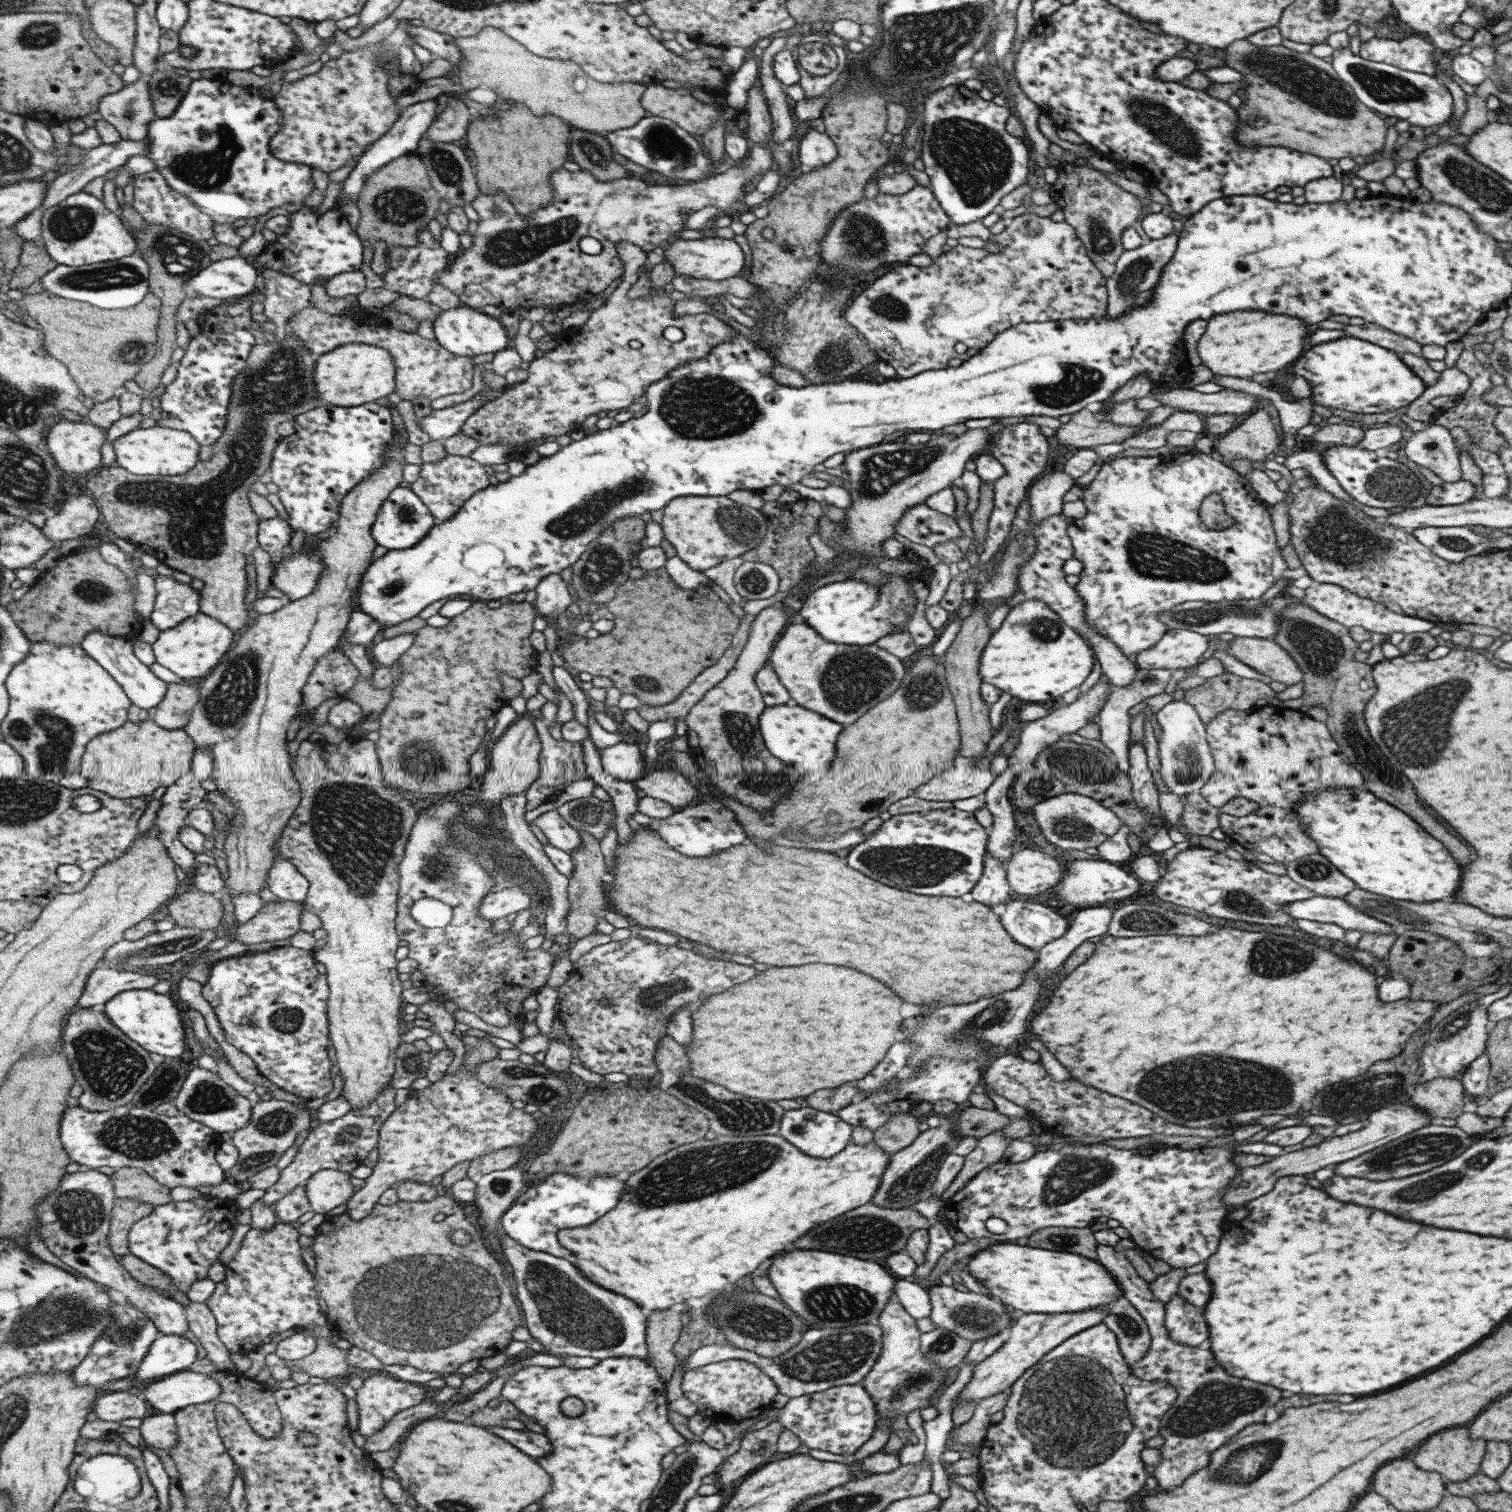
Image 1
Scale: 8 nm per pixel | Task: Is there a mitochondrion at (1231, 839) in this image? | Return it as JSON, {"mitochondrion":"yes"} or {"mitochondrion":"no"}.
{"mitochondrion":"no"}

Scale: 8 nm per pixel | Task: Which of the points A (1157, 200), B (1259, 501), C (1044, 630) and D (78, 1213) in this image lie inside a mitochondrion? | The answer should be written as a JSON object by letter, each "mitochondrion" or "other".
{"A":"other","B":"other","C":"mitochondrion","D":"mitochondrion"}

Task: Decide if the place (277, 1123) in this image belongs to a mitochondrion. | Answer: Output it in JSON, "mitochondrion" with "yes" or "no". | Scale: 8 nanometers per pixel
{"mitochondrion":"yes"}

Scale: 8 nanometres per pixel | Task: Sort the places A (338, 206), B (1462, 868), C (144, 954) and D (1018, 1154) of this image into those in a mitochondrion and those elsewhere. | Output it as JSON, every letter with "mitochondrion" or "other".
{"A":"other","B":"other","C":"mitochondrion","D":"other"}

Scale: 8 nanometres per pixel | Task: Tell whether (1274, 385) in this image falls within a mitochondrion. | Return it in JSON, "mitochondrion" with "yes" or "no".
{"mitochondrion":"no"}

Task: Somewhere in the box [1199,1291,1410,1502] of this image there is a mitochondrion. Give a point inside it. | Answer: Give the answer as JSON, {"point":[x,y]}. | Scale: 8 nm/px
{"point":[1245,1465]}

